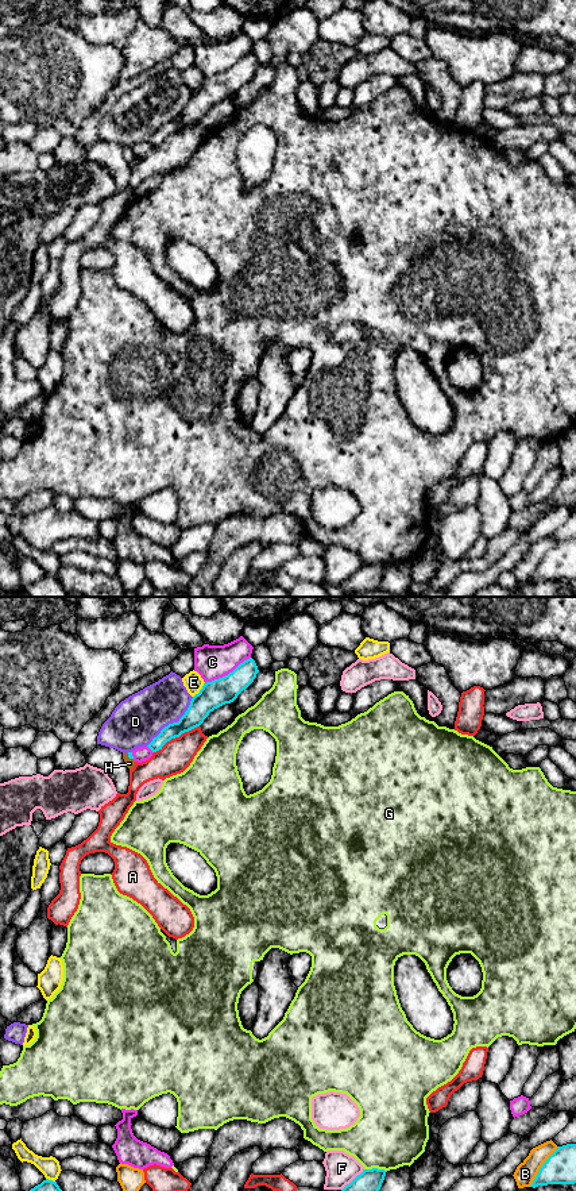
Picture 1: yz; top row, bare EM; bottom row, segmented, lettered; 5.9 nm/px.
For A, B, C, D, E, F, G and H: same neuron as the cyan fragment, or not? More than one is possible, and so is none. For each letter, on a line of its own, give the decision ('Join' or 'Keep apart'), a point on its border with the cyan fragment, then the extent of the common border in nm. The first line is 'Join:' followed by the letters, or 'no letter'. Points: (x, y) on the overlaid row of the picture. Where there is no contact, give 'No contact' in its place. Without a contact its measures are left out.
Join: H
A: Keep apart. Touches cyan at yz (176, 736). Shared border 320 nm
B: Keep apart. Touches cyan at yz (541, 1167). Shared border 300 nm
C: Keep apart. Touches cyan at yz (228, 674). Shared border 320 nm
D: Keep apart. Touches cyan at yz (161, 732). Shared border 220 nm
E: Keep apart. Touches cyan at yz (200, 690). Shared border 120 nm
F: Keep apart. Touches cyan at yz (354, 1179). Shared border 190 nm
G: Keep apart. Touches cyan at yz (375, 1168). Shared border 140 nm
H: Join. Touches cyan at yz (130, 758). Shared border 50 nm

